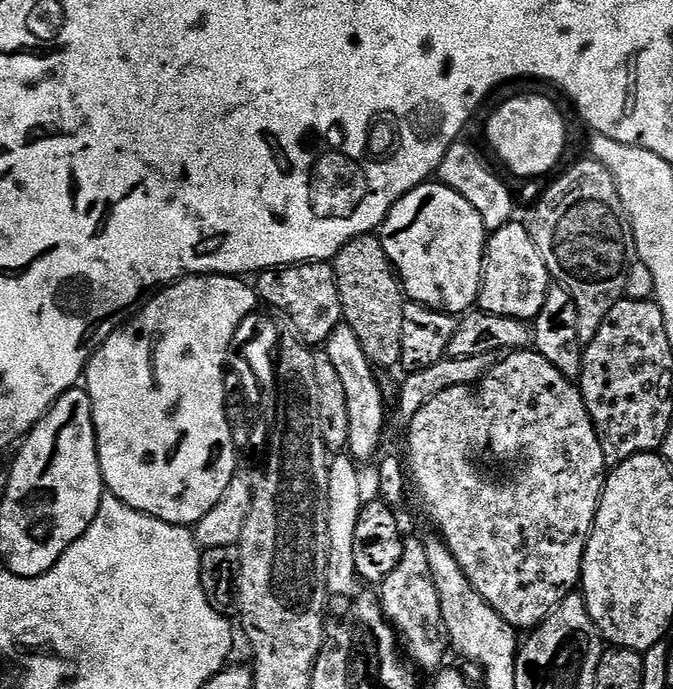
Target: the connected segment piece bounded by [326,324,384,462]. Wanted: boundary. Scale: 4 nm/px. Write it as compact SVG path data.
M341 324L328 339L326 351L342 380L343 392L346 394L346 407L349 410L349 440L347 455L357 462L377 459L376 451L384 440L384 392L376 378L377 371L366 353L362 350L362 342L349 326Z

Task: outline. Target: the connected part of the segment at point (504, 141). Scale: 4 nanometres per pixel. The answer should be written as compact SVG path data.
M516 96L508 100L488 120L488 140L494 151L500 155L500 160L512 172L520 176L544 176L560 160L564 152L564 139L568 132L564 129L564 116L556 109L552 100L544 96Z

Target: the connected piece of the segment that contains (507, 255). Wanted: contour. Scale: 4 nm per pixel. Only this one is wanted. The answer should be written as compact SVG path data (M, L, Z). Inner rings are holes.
M509 222L487 237L478 308L492 316L532 322L542 310L550 277L546 262L542 262L542 254L538 254L538 246L534 246L531 231L516 223Z

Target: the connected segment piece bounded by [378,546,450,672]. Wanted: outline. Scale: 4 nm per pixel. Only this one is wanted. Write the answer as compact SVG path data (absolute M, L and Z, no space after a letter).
M422 546L405 547L398 566L384 579L380 591L382 594L380 593L378 599L384 616L399 634L407 657L430 672L437 671L443 665L442 660L450 642L442 618L437 586L434 585L433 574L430 573L430 566L426 562Z

